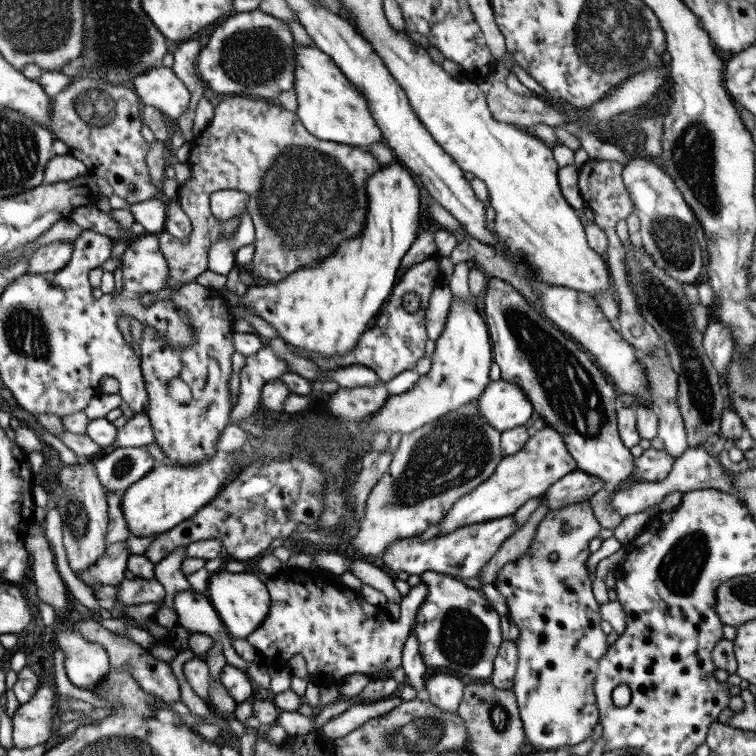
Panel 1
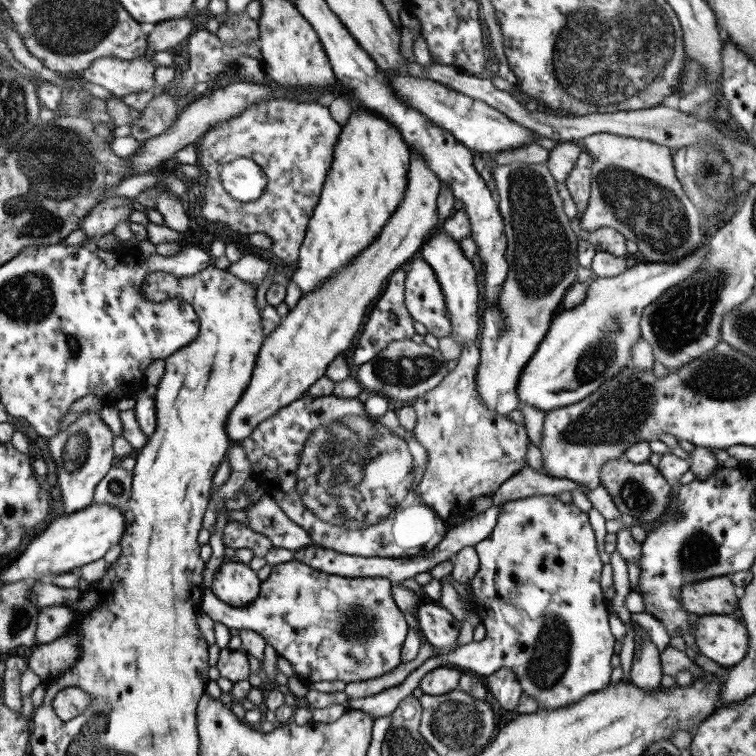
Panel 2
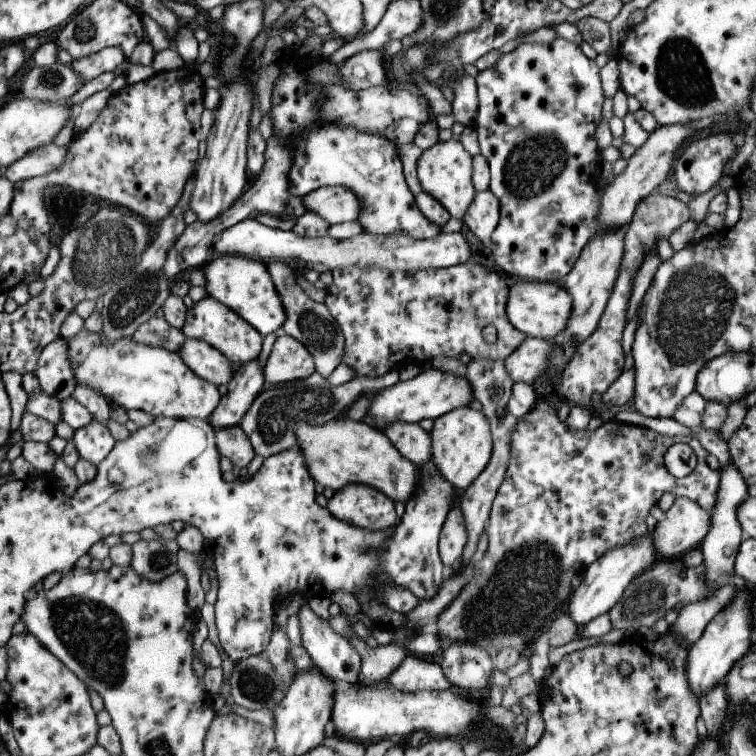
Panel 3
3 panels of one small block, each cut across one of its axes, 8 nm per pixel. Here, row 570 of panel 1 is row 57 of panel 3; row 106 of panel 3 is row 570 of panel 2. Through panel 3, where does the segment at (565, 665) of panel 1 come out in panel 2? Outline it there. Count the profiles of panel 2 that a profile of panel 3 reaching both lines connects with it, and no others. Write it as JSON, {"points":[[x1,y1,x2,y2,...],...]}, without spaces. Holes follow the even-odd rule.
{"points":[[532,495,514,500,502,505,491,533,473,547,479,556,479,569,467,582,472,591,468,604,481,618,486,636,480,642,463,644,446,656,425,660,402,684,367,697,348,699,343,703,346,711,362,711,377,719,391,716,400,702,420,686,422,677,438,667,452,666,486,677,498,669,509,668,517,676,524,695,535,698,540,710,577,703,583,696,602,690,611,682,610,659,615,654,616,638,608,625,610,600,604,597,600,585,603,562,586,512,573,503,561,502,556,495]]}

